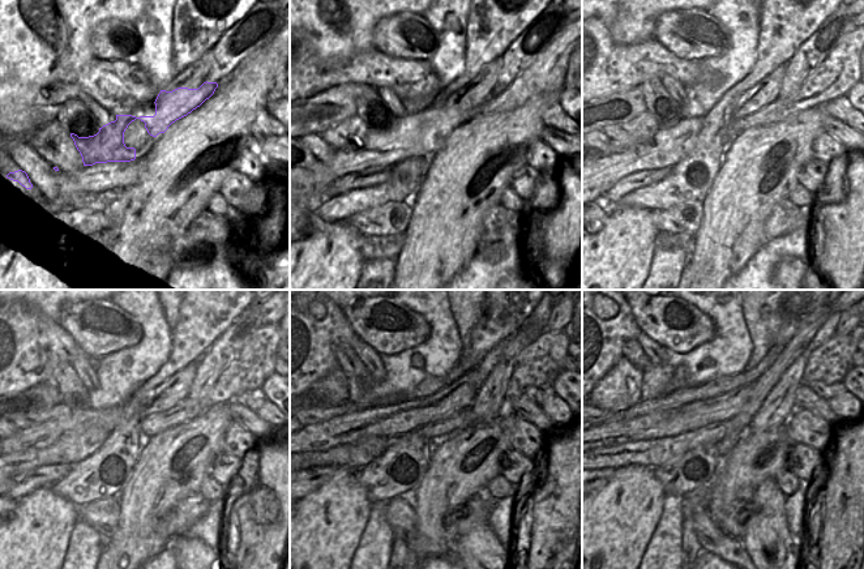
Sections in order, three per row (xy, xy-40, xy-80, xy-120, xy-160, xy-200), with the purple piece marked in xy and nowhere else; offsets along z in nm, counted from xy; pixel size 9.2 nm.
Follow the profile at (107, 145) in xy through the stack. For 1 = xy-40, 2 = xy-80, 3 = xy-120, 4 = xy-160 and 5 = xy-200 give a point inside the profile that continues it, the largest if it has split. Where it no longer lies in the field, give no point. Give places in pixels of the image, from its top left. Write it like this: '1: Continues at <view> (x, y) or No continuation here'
1: Continues at xy-40 (397, 146)
2: Continues at xy-80 (679, 145)
3: Continues at xy-120 (75, 445)
4: Continues at xy-160 (405, 454)
5: Continues at xy-200 (701, 457)

